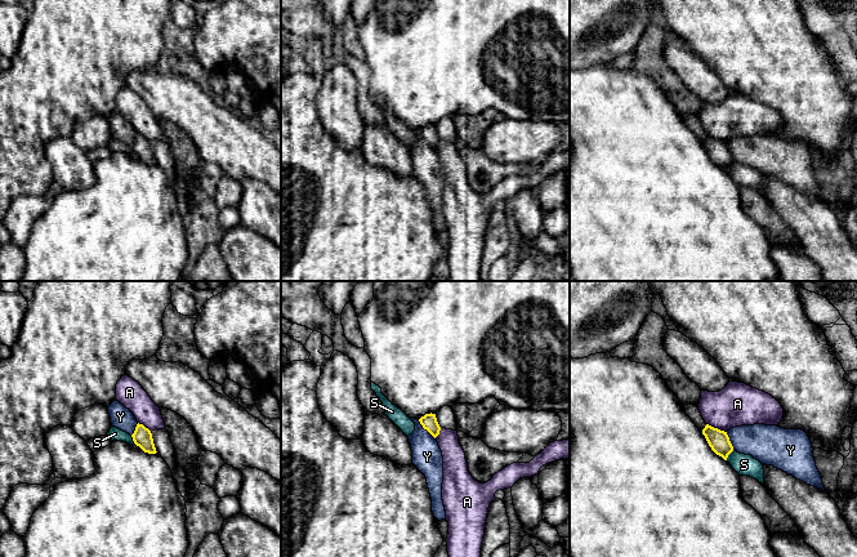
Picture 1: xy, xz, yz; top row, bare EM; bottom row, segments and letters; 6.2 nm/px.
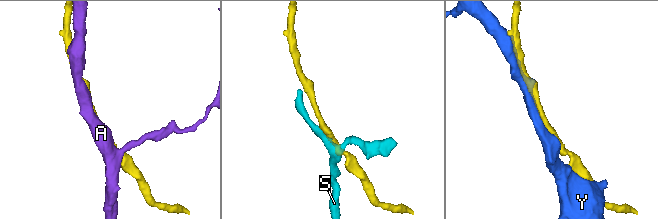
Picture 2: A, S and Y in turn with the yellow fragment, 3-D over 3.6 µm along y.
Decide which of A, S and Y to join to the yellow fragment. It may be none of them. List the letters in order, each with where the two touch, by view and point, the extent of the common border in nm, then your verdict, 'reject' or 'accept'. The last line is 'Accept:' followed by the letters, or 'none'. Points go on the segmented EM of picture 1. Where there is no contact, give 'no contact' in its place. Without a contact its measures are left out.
A: yz (717, 428) | 140 nm | reject
S: yz (728, 454) | 80 nm | reject
Y: xz (425, 428) | 160 nm | reject
Accept: none

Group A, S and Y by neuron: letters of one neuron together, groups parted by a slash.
A / S / Y

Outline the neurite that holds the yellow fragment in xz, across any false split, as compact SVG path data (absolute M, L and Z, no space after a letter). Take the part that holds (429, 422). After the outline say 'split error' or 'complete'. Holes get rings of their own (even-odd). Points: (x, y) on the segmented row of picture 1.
M425 414L419 422L434 438L439 435L441 427L437 422L436 414Z | complete

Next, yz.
M706 424L702 429L702 435L705 436L711 450L727 460L728 455L733 451L733 446L727 432Z | complete

